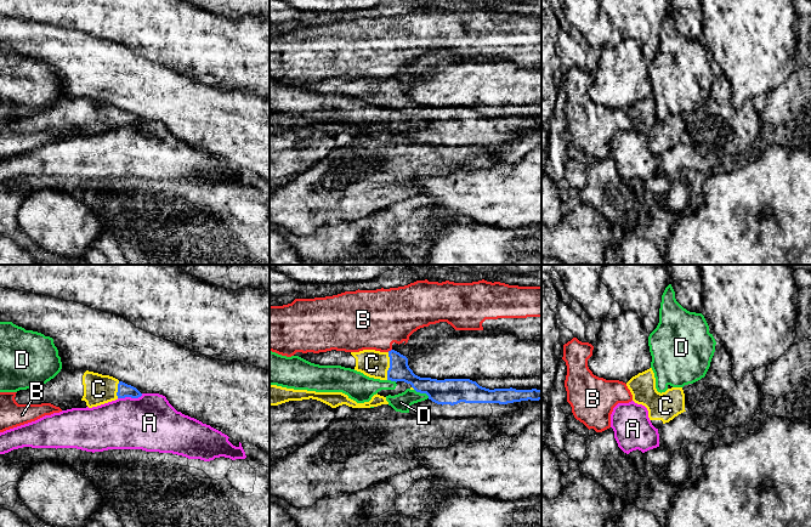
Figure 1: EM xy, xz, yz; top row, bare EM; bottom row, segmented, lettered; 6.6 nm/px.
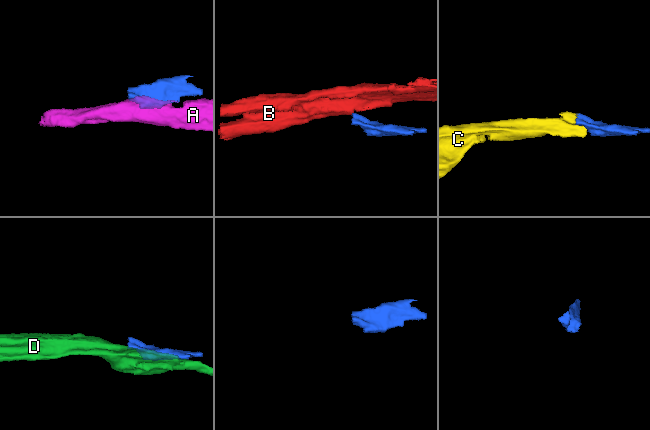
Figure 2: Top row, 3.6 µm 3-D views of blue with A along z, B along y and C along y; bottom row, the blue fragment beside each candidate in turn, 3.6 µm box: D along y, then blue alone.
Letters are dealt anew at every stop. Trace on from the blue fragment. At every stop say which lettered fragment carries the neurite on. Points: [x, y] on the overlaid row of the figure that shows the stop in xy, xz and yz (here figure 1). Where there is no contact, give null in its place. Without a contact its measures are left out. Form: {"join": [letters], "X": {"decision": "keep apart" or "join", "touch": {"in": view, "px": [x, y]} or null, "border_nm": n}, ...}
{"join": ["C"], "A": {"decision": "keep apart", "touch": {"in": "xy", "px": [130, 396]}, "border_nm": 170}, "B": {"decision": "keep apart", "touch": {"in": "xz", "px": [389, 351]}, "border_nm": 40}, "C": {"decision": "join", "touch": {"in": "xz", "px": [390, 366]}, "border_nm": 180}, "D": {"decision": "keep apart", "touch": {"in": "xz", "px": [421, 392]}, "border_nm": 120}}

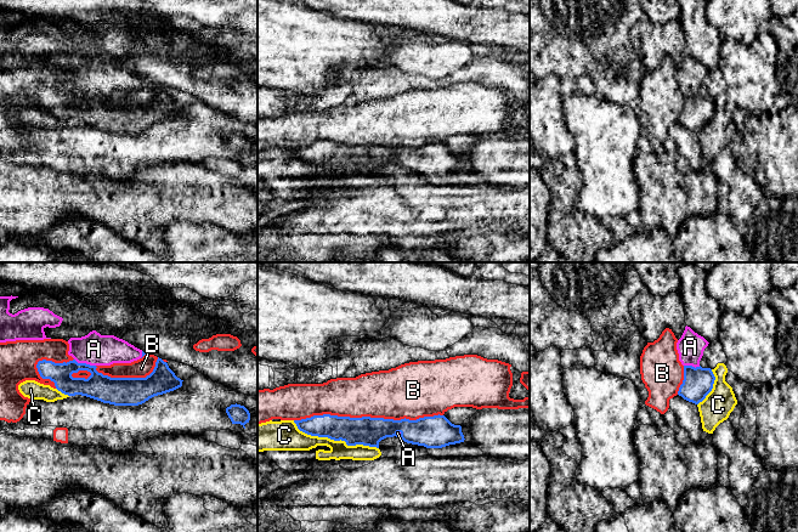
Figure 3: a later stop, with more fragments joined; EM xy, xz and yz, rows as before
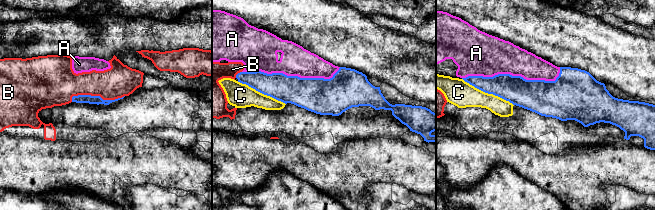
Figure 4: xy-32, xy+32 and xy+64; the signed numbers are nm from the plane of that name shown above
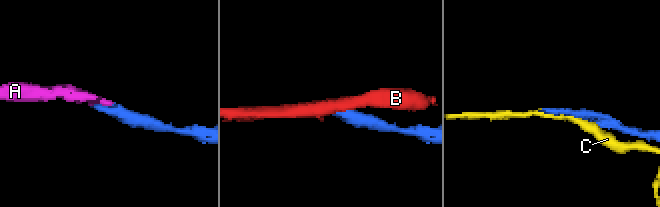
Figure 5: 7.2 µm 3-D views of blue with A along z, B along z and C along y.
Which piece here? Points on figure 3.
{"join": ["A"], "A": {"decision": "join", "touch": {"in": "xy", "px": [85, 363]}, "border_nm": 150}, "B": {"decision": "keep apart", "touch": {"in": "xz", "px": [368, 417]}, "border_nm": 1000}, "C": {"decision": "keep apart", "touch": {"in": "xz", "px": [334, 440]}, "border_nm": 600}}

